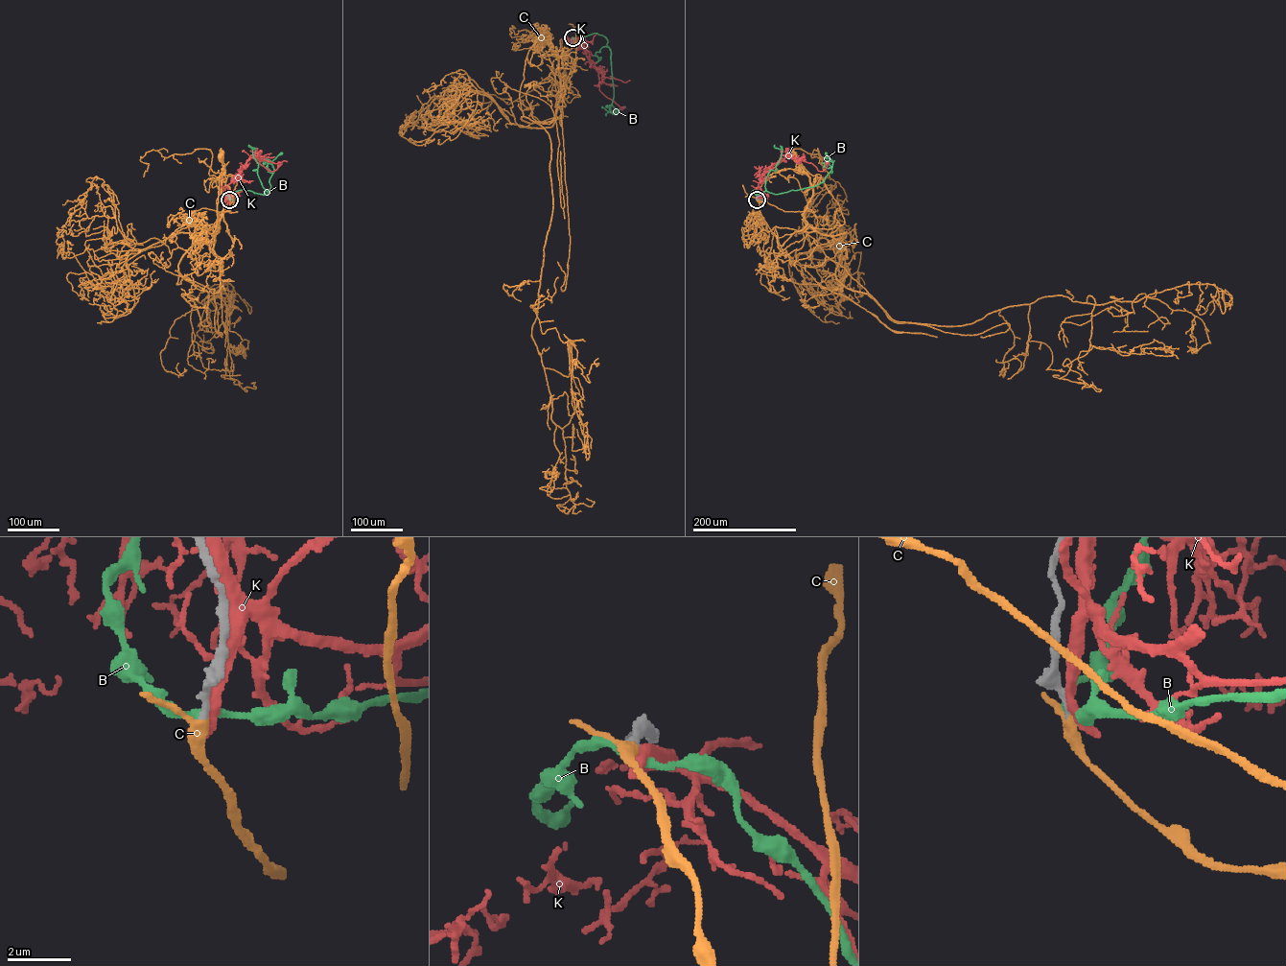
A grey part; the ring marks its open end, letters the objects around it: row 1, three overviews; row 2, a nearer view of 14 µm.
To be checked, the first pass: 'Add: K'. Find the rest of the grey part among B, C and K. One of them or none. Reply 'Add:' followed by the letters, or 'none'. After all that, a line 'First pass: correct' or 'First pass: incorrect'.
Add: C
First pass: incorrect

